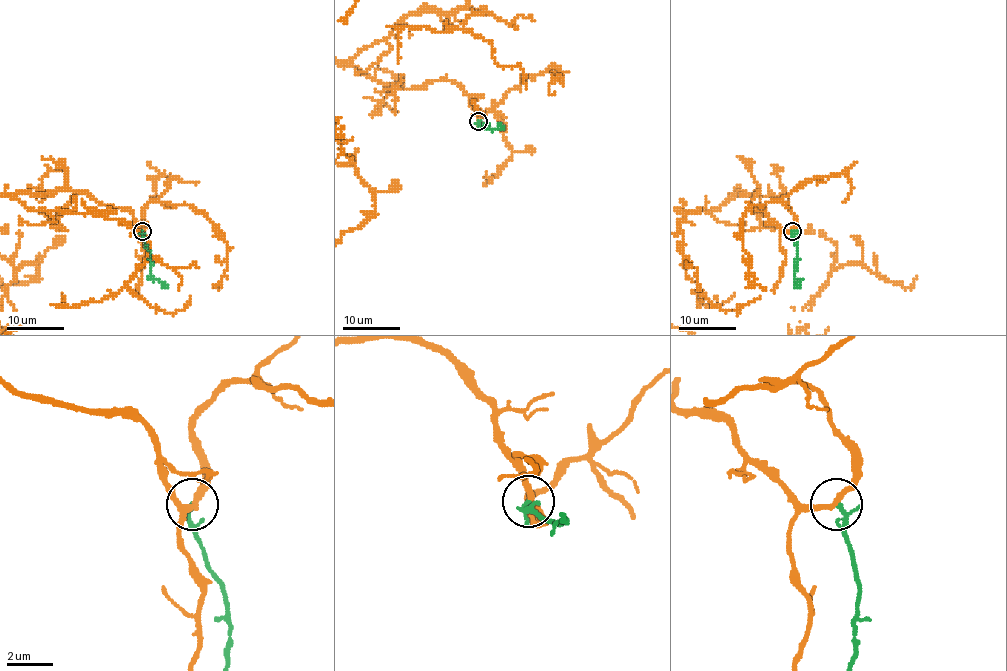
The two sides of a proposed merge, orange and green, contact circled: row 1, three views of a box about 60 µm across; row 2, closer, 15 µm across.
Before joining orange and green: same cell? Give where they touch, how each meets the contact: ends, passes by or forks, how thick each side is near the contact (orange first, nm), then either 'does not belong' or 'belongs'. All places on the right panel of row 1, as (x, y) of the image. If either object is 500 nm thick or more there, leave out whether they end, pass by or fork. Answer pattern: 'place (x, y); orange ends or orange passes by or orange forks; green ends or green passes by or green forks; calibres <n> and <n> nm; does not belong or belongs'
place (792, 231); orange passes by; green ends; calibres 240 and 220 nm; does not belong

